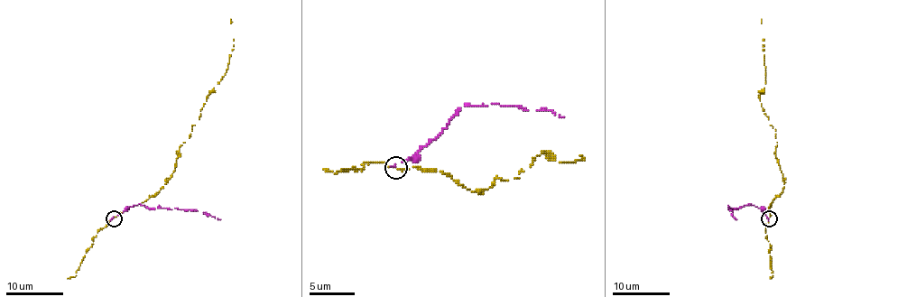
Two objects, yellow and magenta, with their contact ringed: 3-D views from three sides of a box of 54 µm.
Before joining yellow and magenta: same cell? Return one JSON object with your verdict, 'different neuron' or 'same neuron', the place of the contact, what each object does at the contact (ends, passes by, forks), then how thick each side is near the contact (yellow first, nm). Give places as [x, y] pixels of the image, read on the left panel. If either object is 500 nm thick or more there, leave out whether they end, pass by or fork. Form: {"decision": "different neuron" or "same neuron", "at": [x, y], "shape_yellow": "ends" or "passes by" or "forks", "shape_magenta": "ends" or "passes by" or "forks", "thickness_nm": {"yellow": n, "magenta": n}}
{"decision": "different neuron", "at": [114, 218], "shape_yellow": "ends", "shape_magenta": "ends", "thickness_nm": {"yellow": 130, "magenta": 190}}

